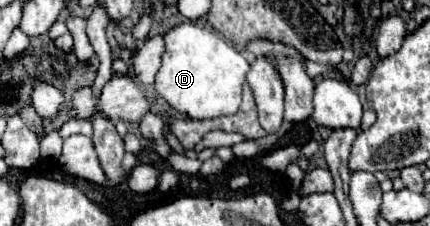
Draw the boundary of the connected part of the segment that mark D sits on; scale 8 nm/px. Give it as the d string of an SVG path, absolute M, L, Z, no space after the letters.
M179 24L171 28L165 36L165 52L161 60L161 68L155 78L155 92L169 102L171 108L177 112L189 116L189 118L217 118L217 116L227 116L235 114L241 104L241 86L245 82L245 76L249 72L249 62L223 38L213 34L209 28L201 24Z

